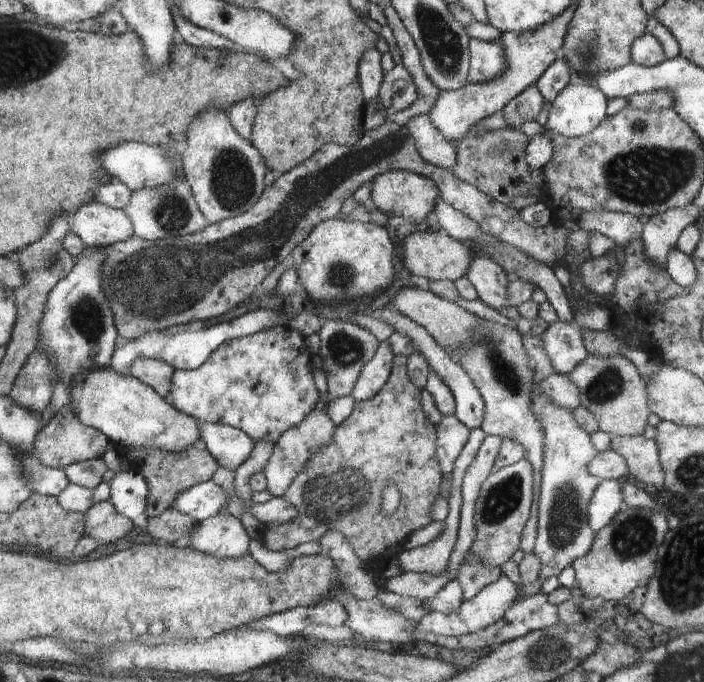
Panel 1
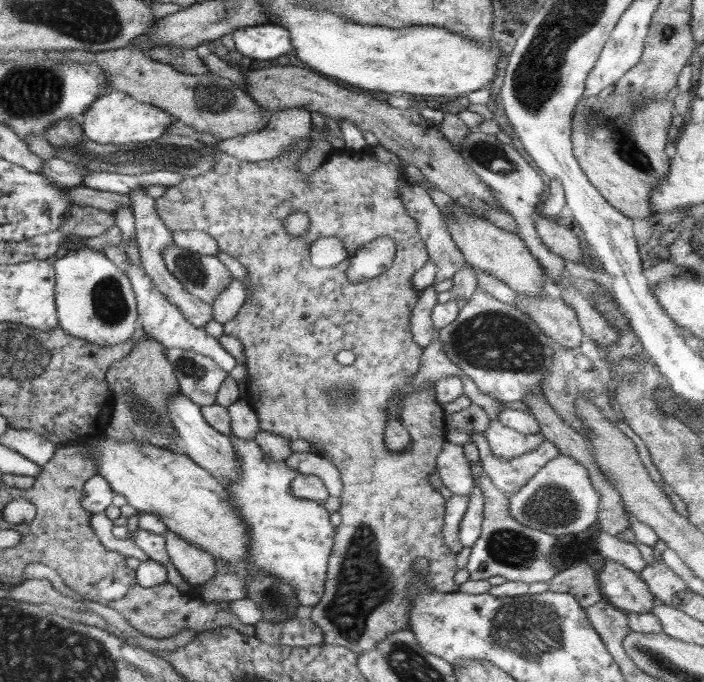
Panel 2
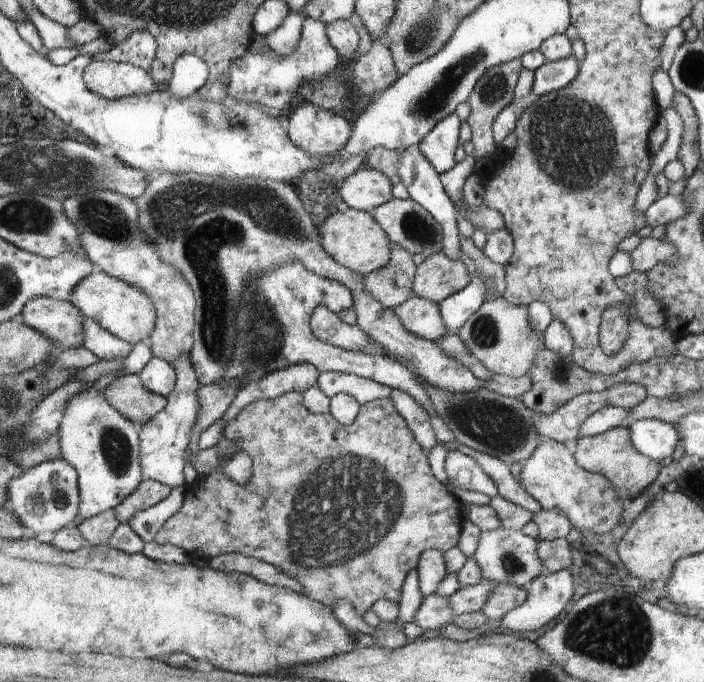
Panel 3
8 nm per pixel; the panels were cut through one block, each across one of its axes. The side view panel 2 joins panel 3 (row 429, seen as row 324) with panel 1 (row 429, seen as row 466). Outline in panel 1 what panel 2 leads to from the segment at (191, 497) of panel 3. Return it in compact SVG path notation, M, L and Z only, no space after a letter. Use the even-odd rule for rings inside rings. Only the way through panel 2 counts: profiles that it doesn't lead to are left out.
M396 355L382 390L365 402L356 402L352 414L336 427L335 440L306 463L304 470L282 496L298 509L298 516L293 521L266 527L260 542L253 544L256 552L260 546L267 546L271 551L294 548L304 542L317 541L328 531L338 530L349 540L356 556L369 566L371 572L381 571L384 564L403 550L403 544L415 530L432 521L430 507L440 491L443 478L436 456L437 427L423 413L421 389L408 379L407 362L408 358L404 355ZM390 483L397 488L400 498L394 512L384 515L381 512L381 492Z

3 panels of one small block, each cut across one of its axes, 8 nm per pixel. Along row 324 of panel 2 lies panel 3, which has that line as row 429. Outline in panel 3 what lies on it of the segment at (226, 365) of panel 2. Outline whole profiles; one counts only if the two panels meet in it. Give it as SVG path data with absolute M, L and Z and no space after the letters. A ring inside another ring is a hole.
M188 355L180 356L171 366L176 372L175 388L167 397L166 408L139 427L139 454L143 480L155 480L172 488L180 488L187 484L184 476L184 452L190 444L190 434L200 412L198 388L201 385L194 374Z

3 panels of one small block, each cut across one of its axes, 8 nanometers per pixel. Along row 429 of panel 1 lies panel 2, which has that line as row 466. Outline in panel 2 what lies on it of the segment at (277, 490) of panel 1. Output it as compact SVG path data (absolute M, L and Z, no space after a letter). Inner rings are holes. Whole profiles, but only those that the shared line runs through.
M294 451L284 460L284 463L298 473L320 477L329 492L329 496L334 496L334 498L342 496L343 484L340 473L330 459L322 457L319 453Z

